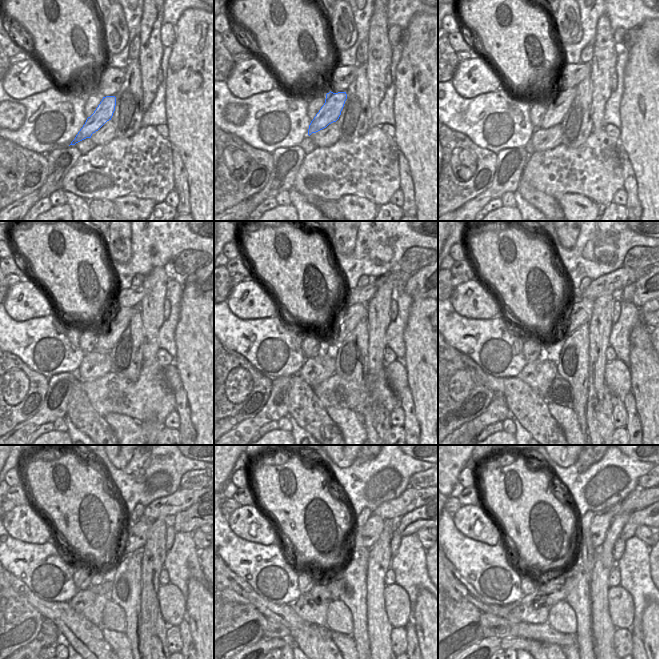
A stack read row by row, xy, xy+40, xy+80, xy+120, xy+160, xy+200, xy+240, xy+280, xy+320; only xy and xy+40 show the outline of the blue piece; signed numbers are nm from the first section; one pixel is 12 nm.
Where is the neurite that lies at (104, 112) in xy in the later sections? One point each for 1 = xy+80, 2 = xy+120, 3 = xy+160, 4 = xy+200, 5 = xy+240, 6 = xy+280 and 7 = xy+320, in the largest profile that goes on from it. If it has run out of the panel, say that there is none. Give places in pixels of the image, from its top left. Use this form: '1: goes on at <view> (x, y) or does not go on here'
1: goes on at xy+80 (557, 108)
2: goes on at xy+120 (121, 318)
3: goes on at xy+160 (346, 319)
4: goes on at xy+200 (578, 313)
5: goes on at xy+240 (136, 535)
6: goes on at xy+280 (365, 537)
7: goes on at xy+320 (601, 522)

